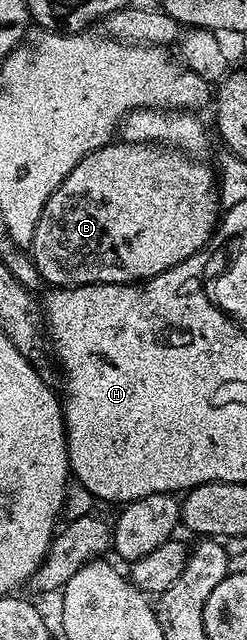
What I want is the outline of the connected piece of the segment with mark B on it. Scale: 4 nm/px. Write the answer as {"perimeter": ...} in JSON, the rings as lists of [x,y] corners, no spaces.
{"perimeter":[[[122,140],[112,141],[111,145],[103,146],[99,150],[89,152],[65,176],[65,180],[49,196],[45,208],[41,212],[41,220],[37,220],[35,225],[35,235],[29,247],[29,253],[37,272],[41,272],[44,283],[51,288],[70,288],[72,286],[93,286],[96,282],[117,282],[120,284],[138,284],[146,279],[157,276],[177,264],[187,262],[189,256],[193,256],[197,251],[204,249],[212,241],[217,223],[221,218],[221,203],[219,200],[219,191],[217,189],[217,174],[214,169],[211,170],[205,163],[199,162],[198,157],[192,156],[178,148],[172,148],[154,142],[125,142]]]}

